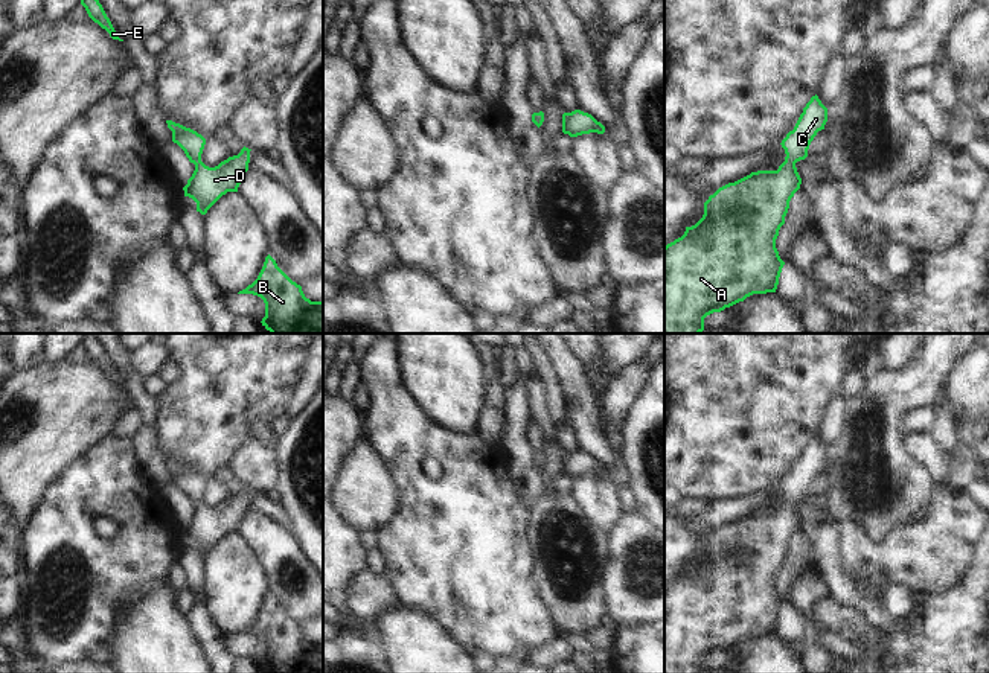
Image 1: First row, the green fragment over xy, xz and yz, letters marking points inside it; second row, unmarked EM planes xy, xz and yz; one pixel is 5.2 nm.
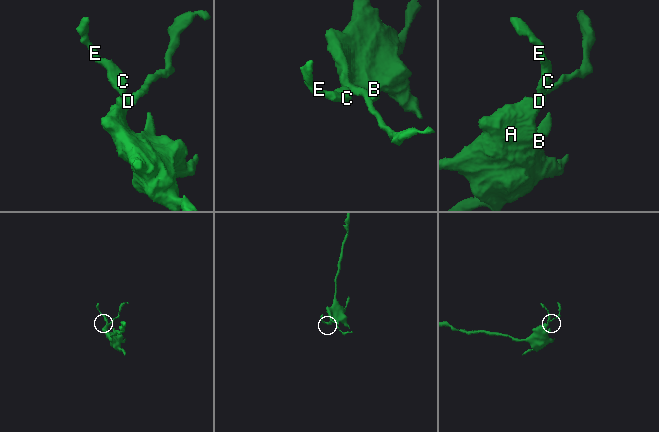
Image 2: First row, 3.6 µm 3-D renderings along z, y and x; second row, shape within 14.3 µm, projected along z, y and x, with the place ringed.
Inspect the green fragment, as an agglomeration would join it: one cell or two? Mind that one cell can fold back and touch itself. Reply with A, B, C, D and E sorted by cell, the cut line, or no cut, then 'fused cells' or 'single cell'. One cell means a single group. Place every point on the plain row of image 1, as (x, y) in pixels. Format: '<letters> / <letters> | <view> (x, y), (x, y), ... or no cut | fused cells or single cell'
A B C D E | no cut | single cell

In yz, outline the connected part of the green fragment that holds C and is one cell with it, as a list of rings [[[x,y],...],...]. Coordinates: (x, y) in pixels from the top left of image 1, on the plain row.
[[[815,435],[780,484],[786,498],[779,510],[751,513],[719,528],[704,544],[703,559],[664,588],[664,673],[703,673],[707,656],[753,635],[776,633],[785,606],[776,580],[789,542],[802,525],[795,504],[808,498],[811,483],[826,463],[827,449]]]

